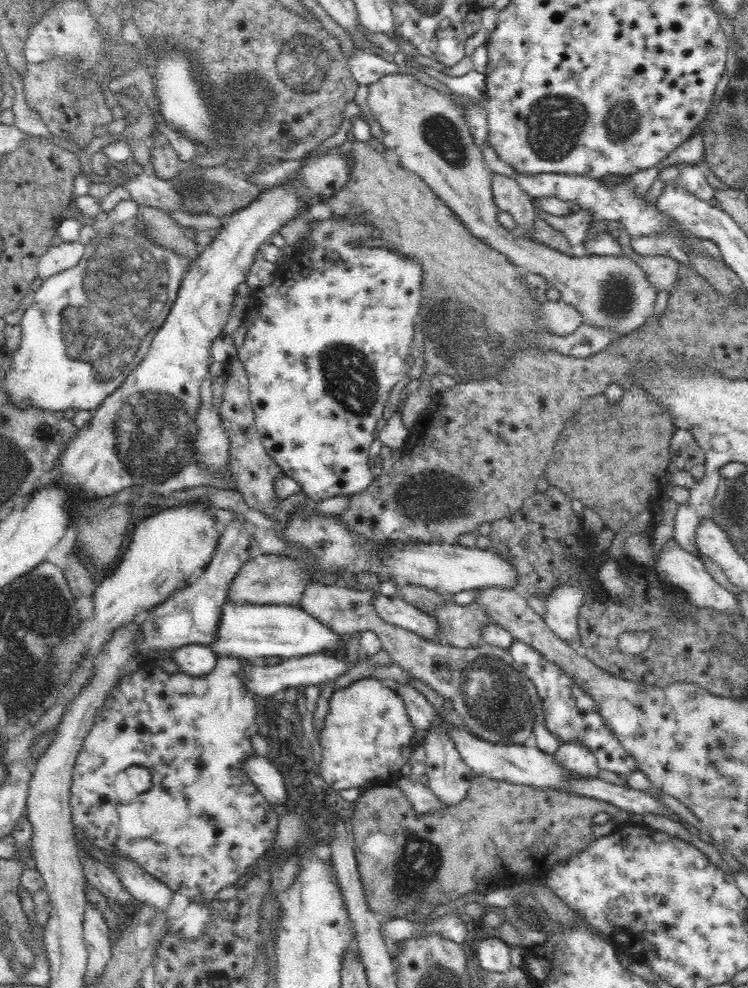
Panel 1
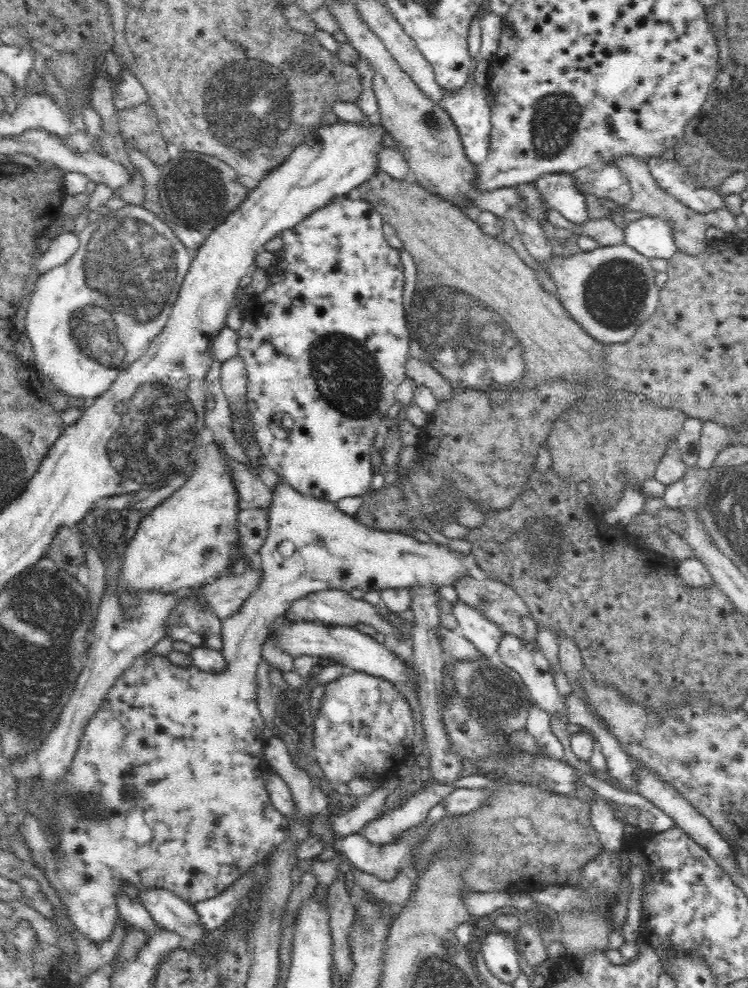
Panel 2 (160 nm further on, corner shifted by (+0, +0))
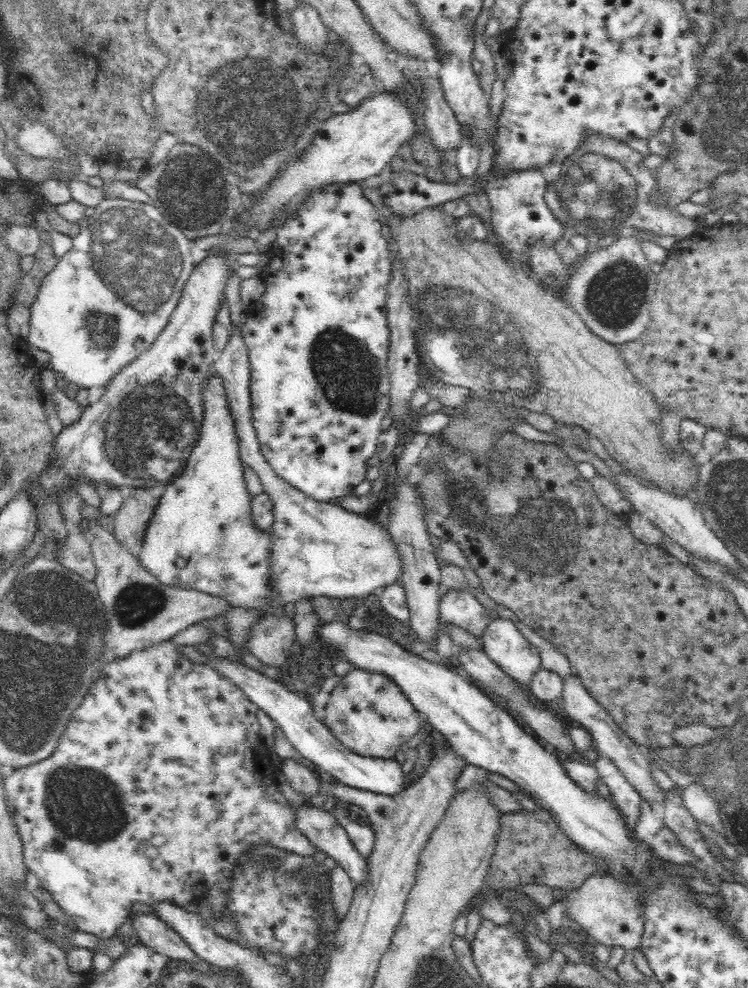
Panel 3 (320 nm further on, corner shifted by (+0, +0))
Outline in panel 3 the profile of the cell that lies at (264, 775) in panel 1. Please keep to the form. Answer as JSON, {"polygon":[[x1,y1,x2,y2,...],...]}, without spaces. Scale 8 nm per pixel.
{"polygon":[[302,804,302,806,290,805,292,805,292,809,294,809,296,827,302,831,304,836,308,837,310,843,318,848,318,850,324,851,327,856,334,858,355,885,362,884,362,882,368,878,367,861,362,858,360,852,356,850,346,829,340,826,340,823,336,820,332,811,325,811,320,808,314,808,313,806,306,806,305,804]]}

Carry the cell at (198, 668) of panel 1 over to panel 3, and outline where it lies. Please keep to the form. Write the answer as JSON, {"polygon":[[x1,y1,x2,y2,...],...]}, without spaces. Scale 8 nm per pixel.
{"polygon":[[216,656,208,664,213,670,216,670,222,676,228,677,236,686,239,686,245,695,258,708,264,710,272,719,276,726,284,731,286,739,290,741,294,748,304,758,313,762,318,772,326,777,332,777,342,784,392,796,405,790,404,774,402,773,402,764,394,759,374,758,356,754,350,748,345,747,340,740,337,740,332,732,324,726,312,712,312,703,310,698,303,698,303,695,291,692,280,680,275,681,266,677,263,673,255,671,245,664,222,659]]}

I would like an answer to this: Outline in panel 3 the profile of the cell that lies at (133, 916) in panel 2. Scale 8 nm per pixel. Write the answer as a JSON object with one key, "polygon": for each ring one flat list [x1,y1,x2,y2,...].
{"polygon":[[154,913,134,915,128,919,142,943,158,954,164,954,173,964,198,964,198,955,168,923]]}

